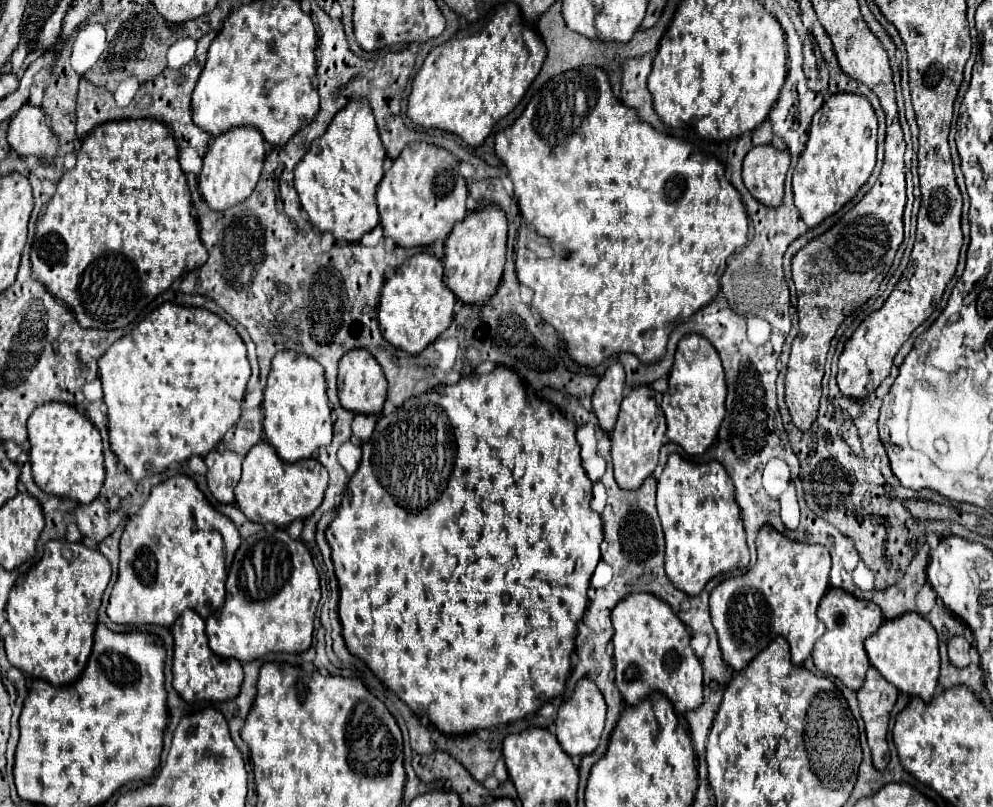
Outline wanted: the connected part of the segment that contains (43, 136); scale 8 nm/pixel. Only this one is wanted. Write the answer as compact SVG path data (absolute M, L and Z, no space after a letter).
M24 103L10 119L8 143L22 157L34 155L40 159L52 159L58 149L58 141L52 135L46 113L30 103Z

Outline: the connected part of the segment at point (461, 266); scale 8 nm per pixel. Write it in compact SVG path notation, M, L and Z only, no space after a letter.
M492 203L468 213L466 219L454 225L444 247L444 275L450 291L458 299L464 303L482 303L494 295L506 263L506 241L508 217Z

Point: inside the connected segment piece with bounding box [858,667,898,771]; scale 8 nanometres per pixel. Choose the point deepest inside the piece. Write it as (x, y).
(876, 697)

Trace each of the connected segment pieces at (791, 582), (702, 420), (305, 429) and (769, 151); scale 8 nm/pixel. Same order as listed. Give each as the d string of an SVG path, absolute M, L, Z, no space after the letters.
M770 525L760 529L756 547L756 565L738 577L724 579L710 593L710 617L718 633L722 657L734 671L740 671L774 637L782 635L790 643L794 665L802 665L824 633L824 623L816 617L816 607L830 587L830 553L822 545L788 539Z
M686 335L678 343L672 371L668 375L668 391L662 399L662 411L668 421L668 441L684 447L686 453L700 455L716 439L718 427L724 419L726 383L724 369L712 343L702 335Z
M280 351L272 359L272 371L264 389L264 433L276 453L288 461L300 461L312 457L320 447L332 441L332 417L326 395L324 367L296 351Z
M756 145L748 151L744 157L744 185L764 205L780 205L782 203L782 193L784 193L784 179L790 169L790 151L780 151L774 145Z

